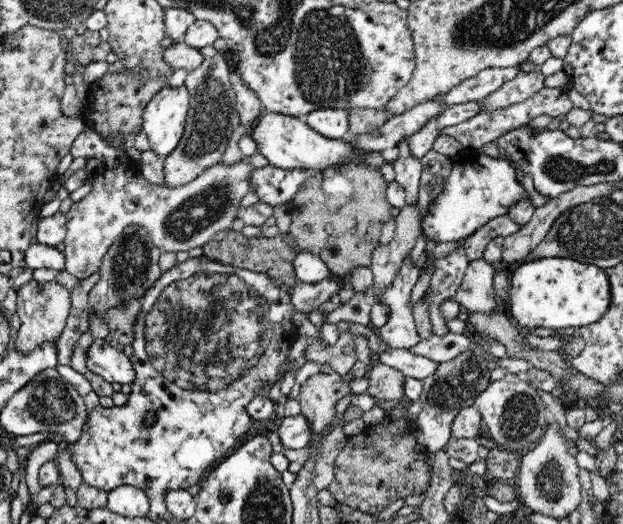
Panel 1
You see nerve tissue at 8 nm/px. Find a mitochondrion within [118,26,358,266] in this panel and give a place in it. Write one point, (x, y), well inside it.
(212, 109)

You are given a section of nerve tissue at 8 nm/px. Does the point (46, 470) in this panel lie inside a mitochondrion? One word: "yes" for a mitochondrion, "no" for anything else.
no

